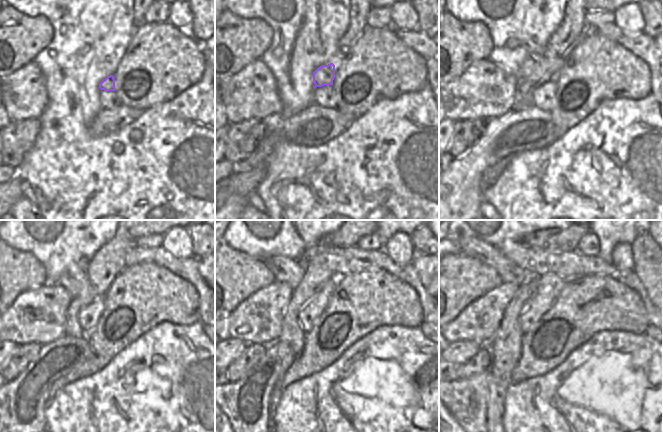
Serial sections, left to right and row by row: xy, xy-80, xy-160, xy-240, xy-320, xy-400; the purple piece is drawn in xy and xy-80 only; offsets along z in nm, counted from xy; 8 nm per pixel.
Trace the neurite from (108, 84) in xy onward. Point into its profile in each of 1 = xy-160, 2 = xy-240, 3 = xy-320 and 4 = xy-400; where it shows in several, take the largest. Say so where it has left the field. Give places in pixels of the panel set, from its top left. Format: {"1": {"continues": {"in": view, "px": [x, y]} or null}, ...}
{"1": {"continues": {"in": "xy-160", "px": [534, 70]}}, "2": {"continues": {"in": "xy-240", "px": [75, 282]}}, "3": {"continues": {"in": "xy-320", "px": [285, 269]}}, "4": {"continues": {"in": "xy-400", "px": [510, 272]}}}

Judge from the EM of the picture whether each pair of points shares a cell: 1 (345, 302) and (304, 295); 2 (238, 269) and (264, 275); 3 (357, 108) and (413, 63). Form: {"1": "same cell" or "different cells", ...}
{"1": "different cells", "2": "same cell", "3": "same cell"}

